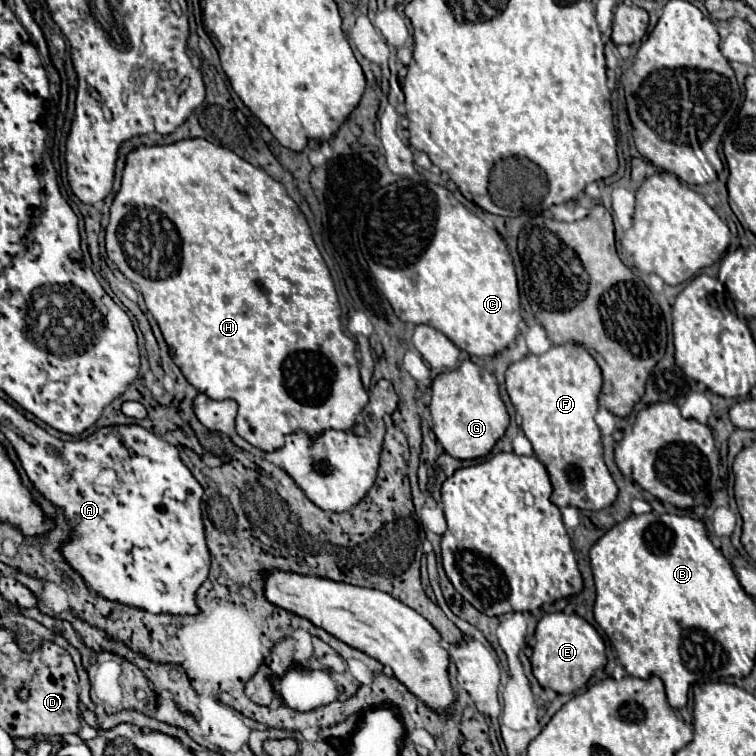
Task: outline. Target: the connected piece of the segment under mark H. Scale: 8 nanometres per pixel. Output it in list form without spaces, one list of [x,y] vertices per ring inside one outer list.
[[[185,138],[165,146],[137,146],[125,158],[123,182],[111,206],[111,220],[105,228],[105,248],[107,256],[115,262],[119,272],[139,288],[145,298],[145,304],[153,318],[157,320],[161,334],[169,346],[173,362],[179,366],[183,376],[191,386],[199,392],[207,394],[213,400],[233,398],[239,404],[237,412],[237,434],[245,438],[249,444],[261,450],[277,450],[283,446],[283,438],[299,428],[307,430],[311,436],[323,432],[327,428],[333,430],[351,430],[355,418],[367,404],[369,396],[359,378],[359,366],[355,360],[355,344],[345,336],[339,322],[339,302],[335,294],[335,286],[331,274],[325,266],[321,252],[317,250],[309,224],[293,202],[293,198],[285,192],[283,184],[273,180],[261,168],[251,166],[243,158],[239,158],[233,150],[207,142],[205,138]]]

